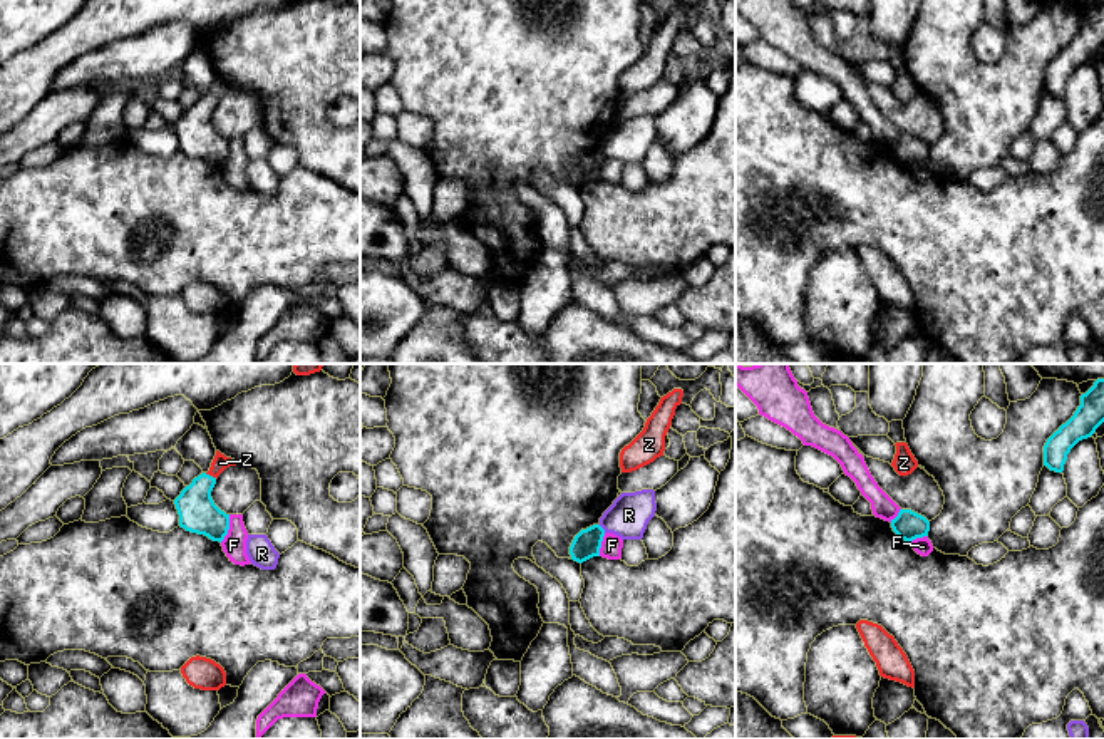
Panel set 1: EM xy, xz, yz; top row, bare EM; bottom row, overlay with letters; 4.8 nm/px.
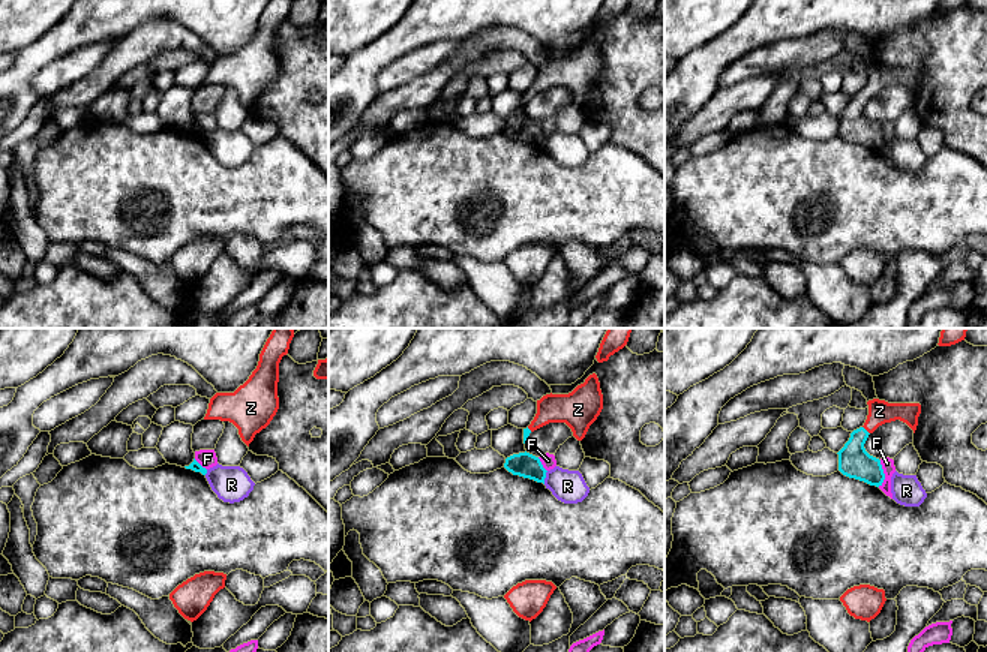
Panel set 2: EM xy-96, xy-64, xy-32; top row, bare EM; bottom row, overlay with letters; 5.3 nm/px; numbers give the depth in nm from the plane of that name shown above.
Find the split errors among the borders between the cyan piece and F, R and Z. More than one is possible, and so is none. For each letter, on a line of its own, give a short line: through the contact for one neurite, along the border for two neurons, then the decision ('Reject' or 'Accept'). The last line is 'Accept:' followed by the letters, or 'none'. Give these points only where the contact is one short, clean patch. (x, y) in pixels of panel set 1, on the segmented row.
F: Line: xy (230, 515), (228, 533), (220, 542). Reject
R: Line: xz (598, 525), (605, 532). Reject
Z: Line: xy (198, 513), (198, 491), (211, 476), (220, 463). Accept
Accept: Z

